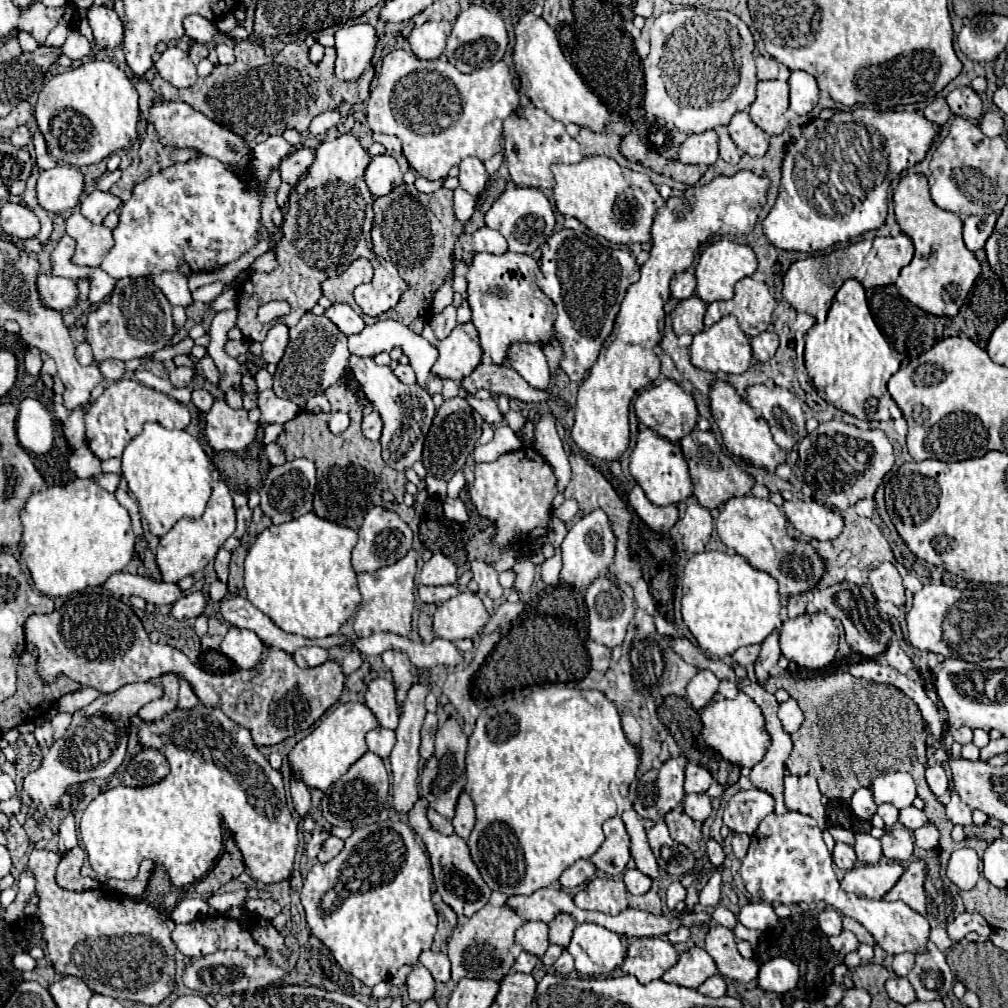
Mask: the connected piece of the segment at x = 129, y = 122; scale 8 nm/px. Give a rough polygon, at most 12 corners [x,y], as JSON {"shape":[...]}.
{"shape":[[110,59],[54,75],[34,117],[54,159],[130,147],[138,93]]}

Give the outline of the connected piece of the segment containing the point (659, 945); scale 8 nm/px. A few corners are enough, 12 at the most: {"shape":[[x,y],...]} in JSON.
{"shape":[[660,937],[630,943],[622,973],[660,979],[678,959]]}

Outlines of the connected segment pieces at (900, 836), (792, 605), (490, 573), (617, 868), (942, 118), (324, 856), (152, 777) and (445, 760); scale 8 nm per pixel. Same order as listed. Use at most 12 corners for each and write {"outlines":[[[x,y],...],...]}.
{"outlines":[[[900,823],[880,837],[884,857],[908,861],[912,833]],[[792,597],[786,603],[788,615],[798,617],[806,613],[808,597]],[[484,561],[472,563],[472,573],[480,591],[490,599],[500,599],[498,573]],[[620,817],[604,823],[606,841],[590,857],[616,877],[630,861],[630,837]],[[944,97],[934,99],[924,109],[928,121],[942,127],[952,111]],[[326,839],[318,853],[320,863],[328,863],[342,851],[344,841]],[[142,749],[124,771],[124,785],[146,787],[168,775],[166,757]],[[448,717],[436,731],[420,795],[452,819],[466,785],[466,741]]]}

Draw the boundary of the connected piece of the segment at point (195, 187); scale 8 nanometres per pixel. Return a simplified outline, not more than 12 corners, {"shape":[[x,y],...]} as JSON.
{"shape":[[212,157],[136,185],[100,267],[112,279],[228,265],[258,243],[258,191]]}

